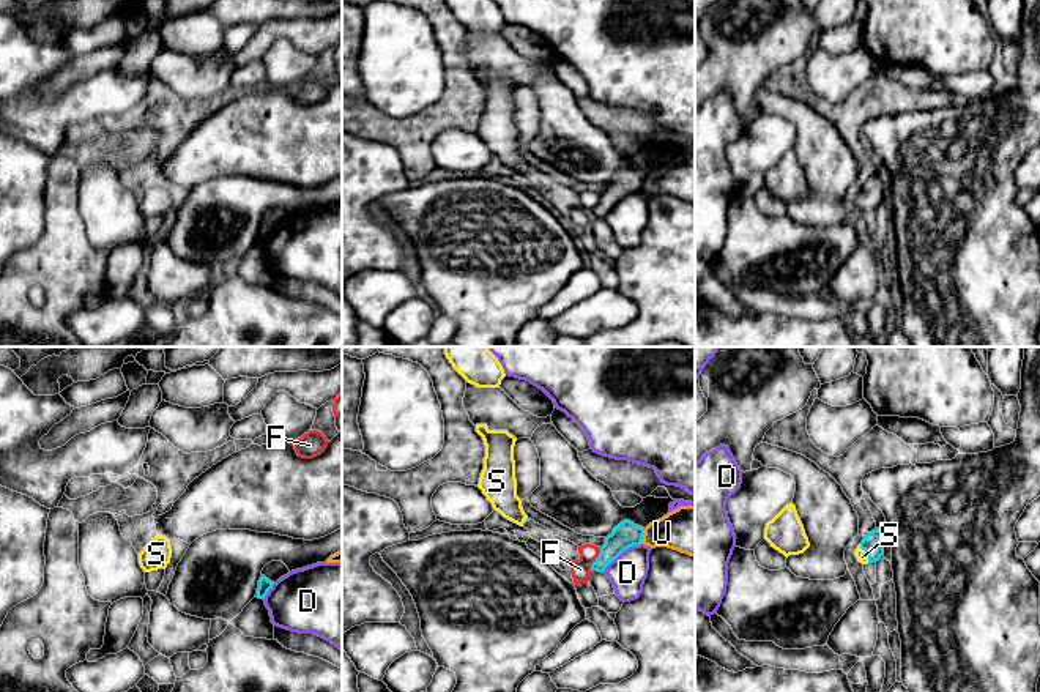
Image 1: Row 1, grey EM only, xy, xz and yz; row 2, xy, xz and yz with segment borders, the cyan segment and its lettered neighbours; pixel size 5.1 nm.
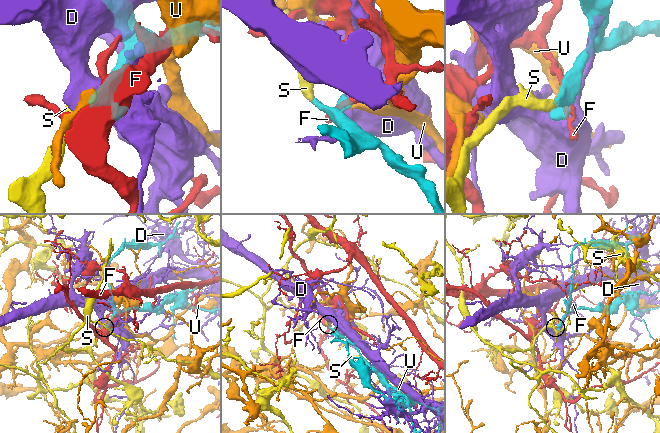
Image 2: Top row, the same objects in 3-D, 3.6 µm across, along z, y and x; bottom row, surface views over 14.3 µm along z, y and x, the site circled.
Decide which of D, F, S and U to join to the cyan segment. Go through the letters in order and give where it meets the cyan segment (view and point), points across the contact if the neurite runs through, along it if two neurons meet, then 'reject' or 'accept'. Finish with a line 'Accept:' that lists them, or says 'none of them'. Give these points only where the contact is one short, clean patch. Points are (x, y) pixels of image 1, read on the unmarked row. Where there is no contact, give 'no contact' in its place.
D: meets cyan in xz at (621, 199); reject
F: meets cyan in xz at (596, 207); reject
S: meets cyan in yz at (867, 199); runs through yz (872, 189), (867, 199), (862, 204); accept
U: meets cyan in xz at (642, 183); border along xz (645, 175), (640, 189); reject
Accept: S

